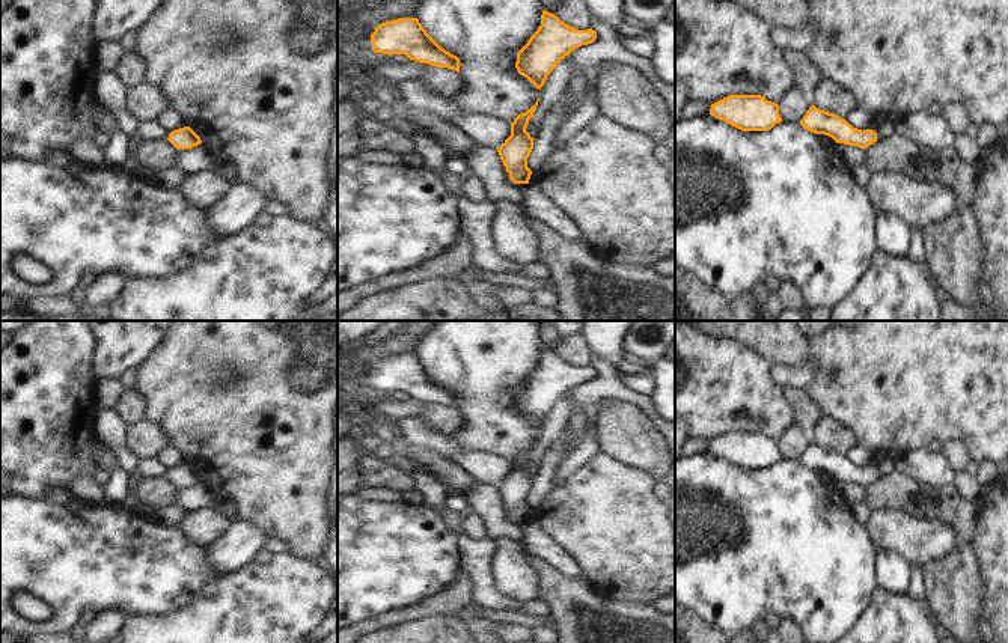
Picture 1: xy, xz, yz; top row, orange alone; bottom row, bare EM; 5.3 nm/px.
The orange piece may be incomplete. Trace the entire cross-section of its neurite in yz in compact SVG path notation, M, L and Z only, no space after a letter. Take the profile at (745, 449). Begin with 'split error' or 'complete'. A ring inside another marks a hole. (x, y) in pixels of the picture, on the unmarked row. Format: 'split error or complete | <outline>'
complete | M729 432L711 441L710 452L741 468L768 468L782 459L779 443L761 432Z

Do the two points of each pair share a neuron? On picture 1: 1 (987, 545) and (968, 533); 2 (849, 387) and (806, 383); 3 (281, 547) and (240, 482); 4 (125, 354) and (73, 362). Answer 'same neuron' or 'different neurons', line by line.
1: different neurons
2: different neurons
3: different neurons
4: different neurons

